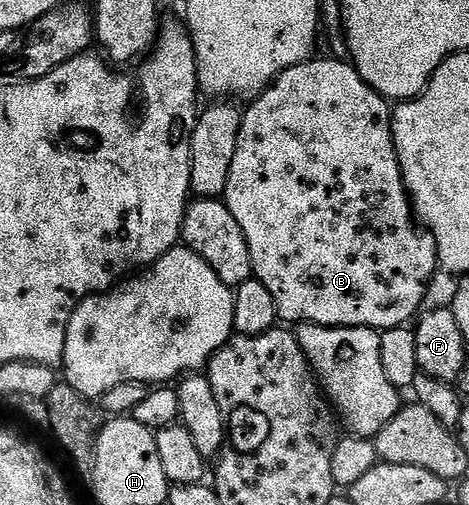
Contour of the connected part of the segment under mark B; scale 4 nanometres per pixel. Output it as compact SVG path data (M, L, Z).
M311 58L304 64L297 64L281 72L280 75L272 81L270 87L265 88L261 96L257 97L257 99L251 103L254 105L252 105L250 109L247 107L245 111L243 111L240 134L236 142L236 154L232 154L232 170L228 174L228 186L226 187L224 202L228 206L232 218L236 218L236 222L240 222L240 230L244 230L244 238L248 242L248 254L252 254L252 266L254 267L253 279L260 281L268 290L268 294L272 294L272 302L276 302L279 321L286 322L284 320L294 320L293 322L317 324L324 328L373 328L375 330L401 328L409 325L411 321L423 311L426 302L426 291L430 285L430 280L433 278L434 273L439 271L440 268L438 262L438 247L434 241L434 236L428 230L420 231L419 225L416 223L416 217L410 207L410 196L406 193L406 183L402 177L400 162L396 154L396 146L394 145L394 135L392 134L392 108L386 97L380 95L376 90L372 90L372 86L368 86L368 82L364 82L364 78L360 78L360 74L354 69L353 63L347 62L345 59L343 59L344 61L318 59L319 58Z

